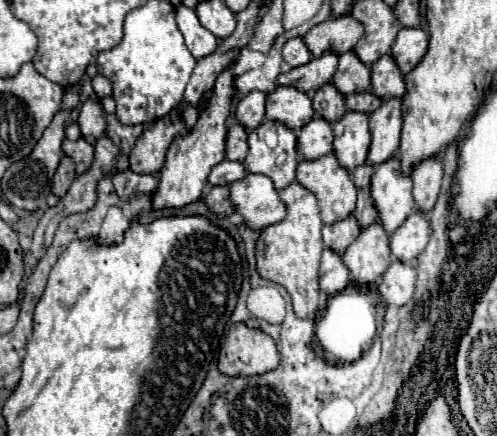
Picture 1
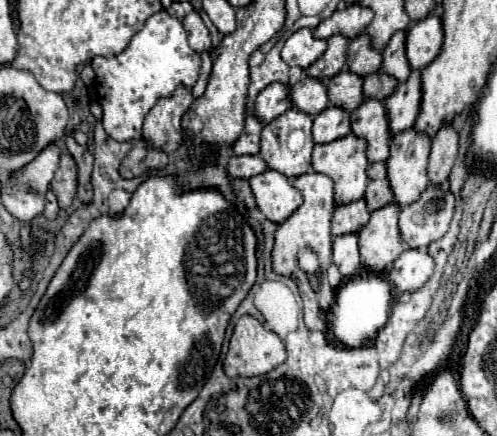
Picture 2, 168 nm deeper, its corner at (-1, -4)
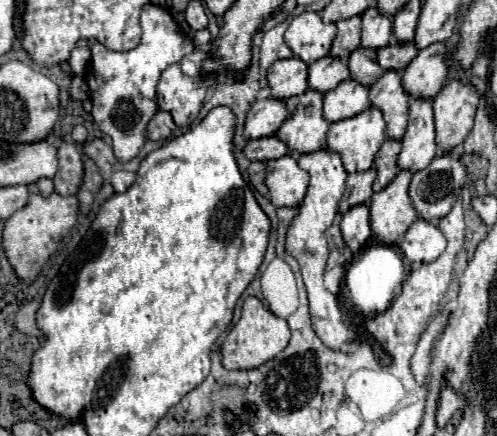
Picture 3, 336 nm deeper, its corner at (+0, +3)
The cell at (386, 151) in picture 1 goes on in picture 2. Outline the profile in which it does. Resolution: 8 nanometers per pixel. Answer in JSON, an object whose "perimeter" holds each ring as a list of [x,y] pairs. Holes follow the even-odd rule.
{"perimeter":[[[413,70],[411,76],[401,82],[391,96],[385,98],[385,106],[393,134],[411,128],[421,106],[421,70]]]}

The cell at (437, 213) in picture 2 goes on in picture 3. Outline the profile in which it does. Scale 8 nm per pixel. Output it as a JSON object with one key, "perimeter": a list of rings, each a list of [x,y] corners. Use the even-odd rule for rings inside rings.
{"perimeter":[[[444,153],[444,155],[434,157],[434,161],[426,169],[414,173],[410,187],[408,187],[408,197],[410,197],[412,207],[418,213],[418,217],[424,221],[430,221],[430,223],[436,223],[442,217],[446,217],[450,213],[454,201],[460,195],[464,179],[466,179],[466,169],[460,163],[460,159],[452,157],[452,153]]]}

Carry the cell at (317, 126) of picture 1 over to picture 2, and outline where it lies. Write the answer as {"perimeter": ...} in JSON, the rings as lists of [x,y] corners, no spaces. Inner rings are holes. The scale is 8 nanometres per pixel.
{"perimeter":[[[329,106],[313,120],[313,140],[317,144],[327,144],[337,138],[343,138],[351,132],[351,112]]]}

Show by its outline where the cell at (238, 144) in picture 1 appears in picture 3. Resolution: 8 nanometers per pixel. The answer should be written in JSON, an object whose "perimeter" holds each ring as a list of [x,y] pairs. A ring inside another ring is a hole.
{"perimeter":[[[268,97],[264,101],[256,101],[246,115],[244,137],[246,139],[270,137],[284,123],[284,119],[286,119],[284,101],[278,101],[272,97]]]}

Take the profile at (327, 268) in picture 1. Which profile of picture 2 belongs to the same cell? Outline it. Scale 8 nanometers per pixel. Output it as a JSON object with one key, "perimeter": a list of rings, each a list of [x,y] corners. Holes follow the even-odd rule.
{"perimeter":[[[351,232],[345,236],[337,236],[333,240],[333,262],[339,266],[341,274],[353,276],[361,270],[361,256],[359,256],[359,234]]]}

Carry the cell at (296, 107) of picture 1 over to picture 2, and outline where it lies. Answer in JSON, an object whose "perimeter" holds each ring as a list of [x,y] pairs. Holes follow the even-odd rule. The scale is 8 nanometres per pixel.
{"perimeter":[[[307,76],[291,88],[291,102],[301,112],[317,116],[319,112],[323,112],[329,106],[327,88],[319,78]]]}

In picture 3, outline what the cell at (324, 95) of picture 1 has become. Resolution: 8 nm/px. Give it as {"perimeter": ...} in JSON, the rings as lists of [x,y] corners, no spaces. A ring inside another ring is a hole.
{"perimeter":[[[362,47],[350,55],[348,69],[350,69],[350,79],[354,79],[364,87],[370,87],[372,83],[376,83],[376,79],[384,73],[376,63],[376,51],[362,49]]]}

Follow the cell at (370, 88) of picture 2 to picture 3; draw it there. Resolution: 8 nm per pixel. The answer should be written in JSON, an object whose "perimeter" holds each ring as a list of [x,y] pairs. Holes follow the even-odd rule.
{"perimeter":[[[414,43],[388,45],[376,53],[376,61],[384,71],[390,71],[390,69],[402,71],[416,57],[416,53],[418,53],[418,49],[414,47]]]}

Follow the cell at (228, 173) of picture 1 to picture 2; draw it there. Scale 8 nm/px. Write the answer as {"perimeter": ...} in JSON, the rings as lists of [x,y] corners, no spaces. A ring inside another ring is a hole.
{"perimeter":[[[233,156],[227,162],[227,170],[231,178],[253,178],[265,172],[267,168],[269,166],[265,164],[265,160],[261,160],[261,156]]]}

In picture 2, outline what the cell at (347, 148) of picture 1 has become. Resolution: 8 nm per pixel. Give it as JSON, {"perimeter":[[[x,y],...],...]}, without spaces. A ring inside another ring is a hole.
{"perimeter":[[[367,98],[357,110],[353,110],[351,128],[355,136],[361,136],[369,142],[367,146],[369,162],[385,162],[389,158],[391,128],[383,100]]]}

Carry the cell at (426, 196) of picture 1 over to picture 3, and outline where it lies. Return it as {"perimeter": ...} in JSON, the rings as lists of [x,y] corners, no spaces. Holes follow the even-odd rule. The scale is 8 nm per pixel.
{"perimeter":[[[458,79],[448,81],[440,93],[432,99],[436,121],[436,145],[442,153],[462,145],[472,129],[474,113],[478,105],[478,93],[472,85],[464,85]]]}

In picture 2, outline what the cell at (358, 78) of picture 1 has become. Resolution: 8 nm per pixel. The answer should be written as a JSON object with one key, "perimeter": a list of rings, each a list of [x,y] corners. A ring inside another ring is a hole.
{"perimeter":[[[359,34],[357,38],[351,40],[349,44],[349,54],[347,54],[347,66],[351,72],[359,76],[367,76],[371,72],[377,72],[381,68],[381,52],[373,48],[369,34]]]}

